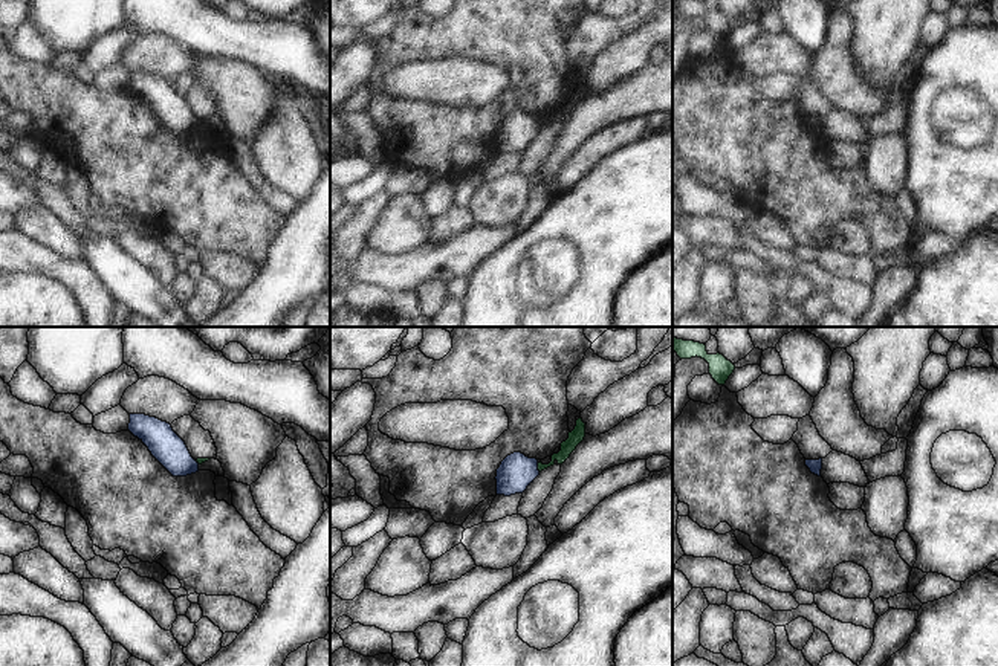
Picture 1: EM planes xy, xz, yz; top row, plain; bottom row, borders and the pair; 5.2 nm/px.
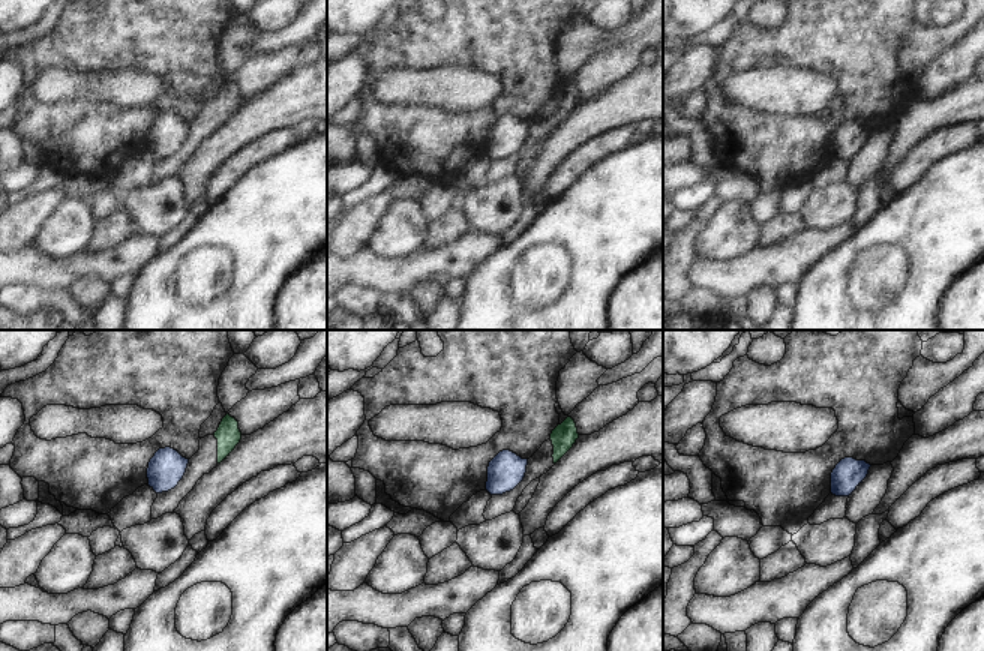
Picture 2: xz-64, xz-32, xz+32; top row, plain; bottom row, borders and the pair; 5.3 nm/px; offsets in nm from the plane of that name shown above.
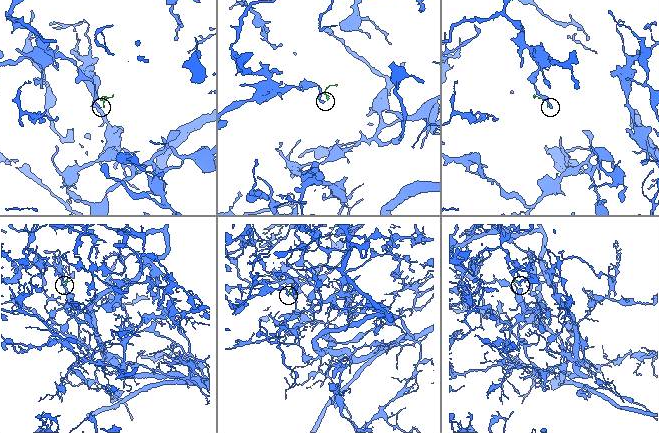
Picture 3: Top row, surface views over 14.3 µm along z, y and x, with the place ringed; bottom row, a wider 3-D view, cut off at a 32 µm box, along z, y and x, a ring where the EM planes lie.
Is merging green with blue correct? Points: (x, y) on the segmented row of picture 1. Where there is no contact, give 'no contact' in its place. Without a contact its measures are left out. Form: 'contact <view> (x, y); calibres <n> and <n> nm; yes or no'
contact xz (538, 468); calibres 80 and 190 nm; no

